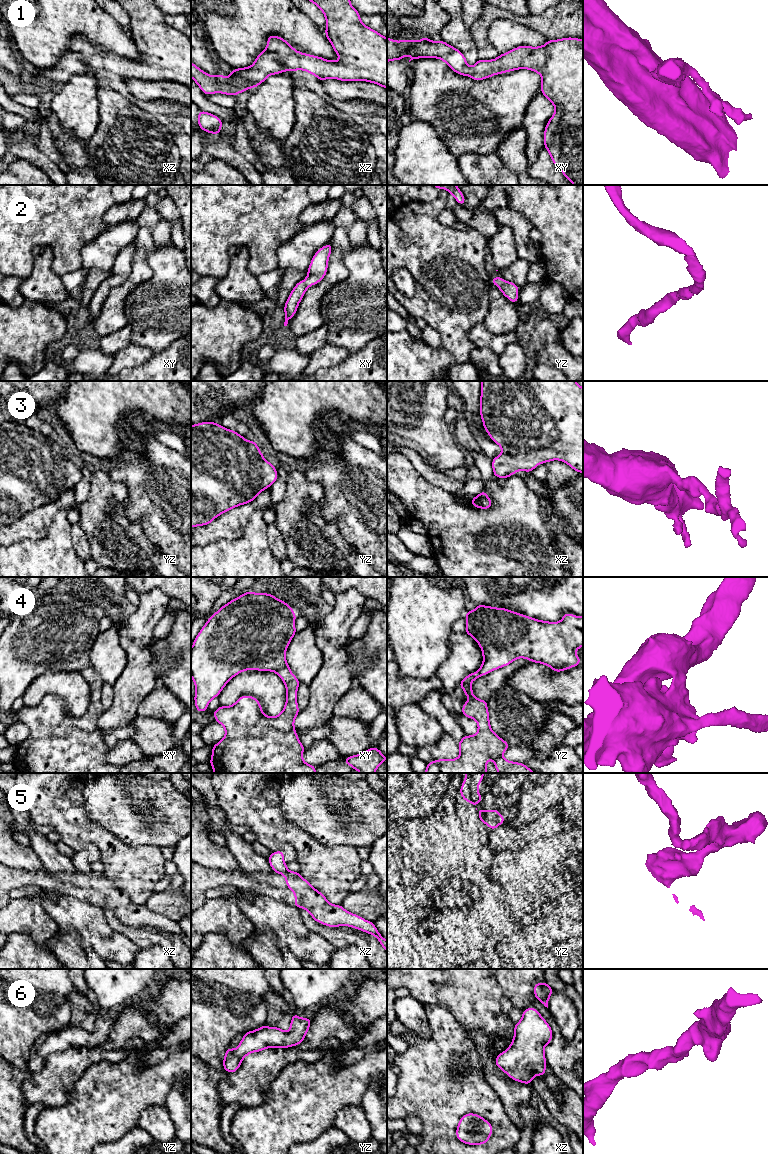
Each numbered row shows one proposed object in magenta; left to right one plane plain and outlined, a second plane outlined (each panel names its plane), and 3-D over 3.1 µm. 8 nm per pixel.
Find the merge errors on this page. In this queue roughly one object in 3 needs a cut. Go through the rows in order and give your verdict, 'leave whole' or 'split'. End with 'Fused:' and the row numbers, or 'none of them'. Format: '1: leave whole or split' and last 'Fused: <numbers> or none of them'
1: leave whole
2: leave whole
3: leave whole
4: leave whole
5: split
6: leave whole
Fused: 5

